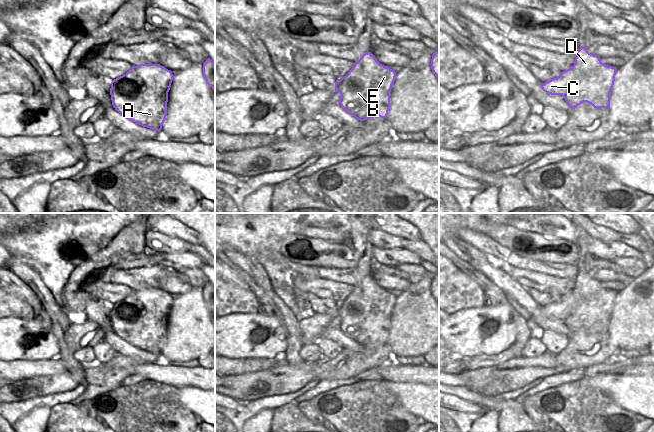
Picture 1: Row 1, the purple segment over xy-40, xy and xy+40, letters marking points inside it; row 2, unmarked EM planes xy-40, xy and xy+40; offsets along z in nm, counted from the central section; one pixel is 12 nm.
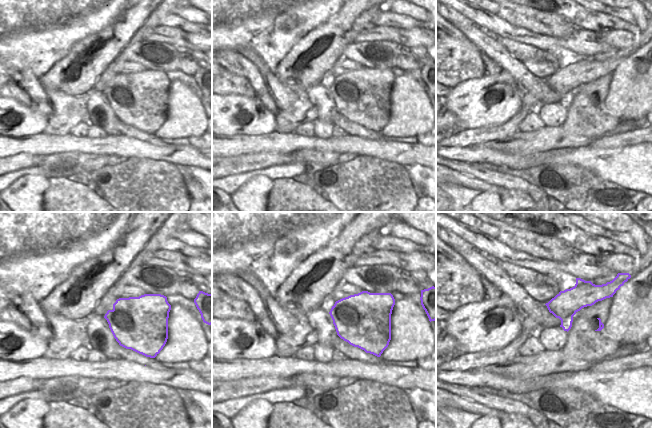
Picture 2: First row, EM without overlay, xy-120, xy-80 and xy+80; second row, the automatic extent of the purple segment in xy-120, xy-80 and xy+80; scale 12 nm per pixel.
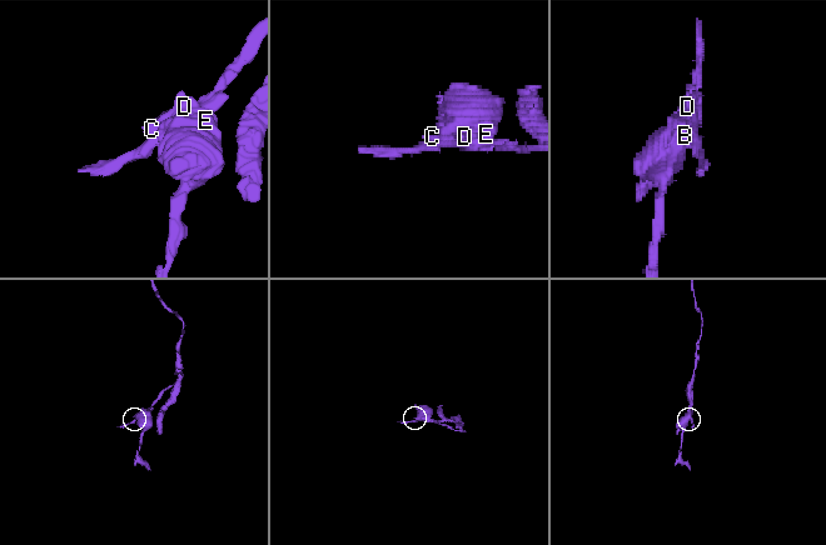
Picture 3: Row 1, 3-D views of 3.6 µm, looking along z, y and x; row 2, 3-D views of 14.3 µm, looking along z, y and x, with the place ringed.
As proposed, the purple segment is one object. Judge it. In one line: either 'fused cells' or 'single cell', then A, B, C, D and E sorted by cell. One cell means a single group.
fused cells; A B D E / C

